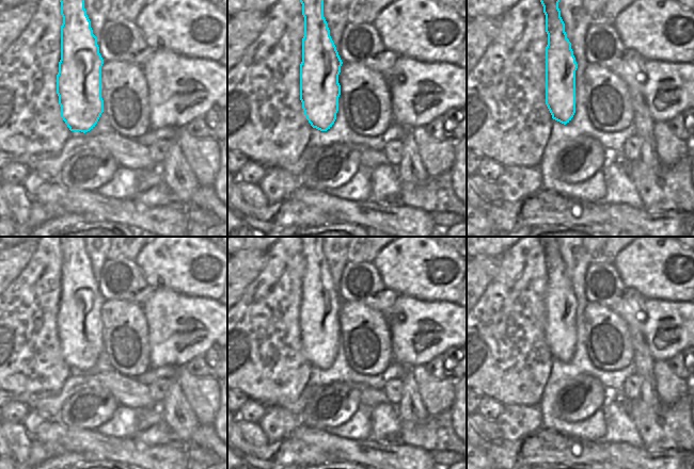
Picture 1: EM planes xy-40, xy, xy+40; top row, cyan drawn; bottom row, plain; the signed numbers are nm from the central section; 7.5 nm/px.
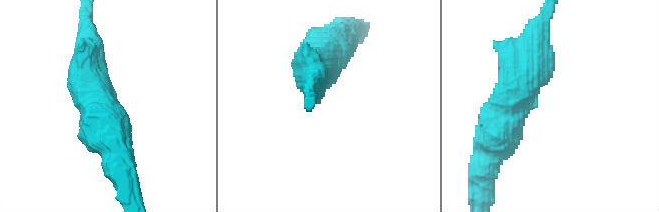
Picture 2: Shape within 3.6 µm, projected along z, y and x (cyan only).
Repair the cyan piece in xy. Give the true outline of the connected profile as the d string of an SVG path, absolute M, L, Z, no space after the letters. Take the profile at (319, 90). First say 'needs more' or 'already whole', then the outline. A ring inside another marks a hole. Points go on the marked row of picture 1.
already whole; M300 0L300 2L304 17L302 62L300 64L300 100L311 126L320 131L327 131L334 124L338 111L338 97L341 95L338 75L343 62L324 17L324 0Z

